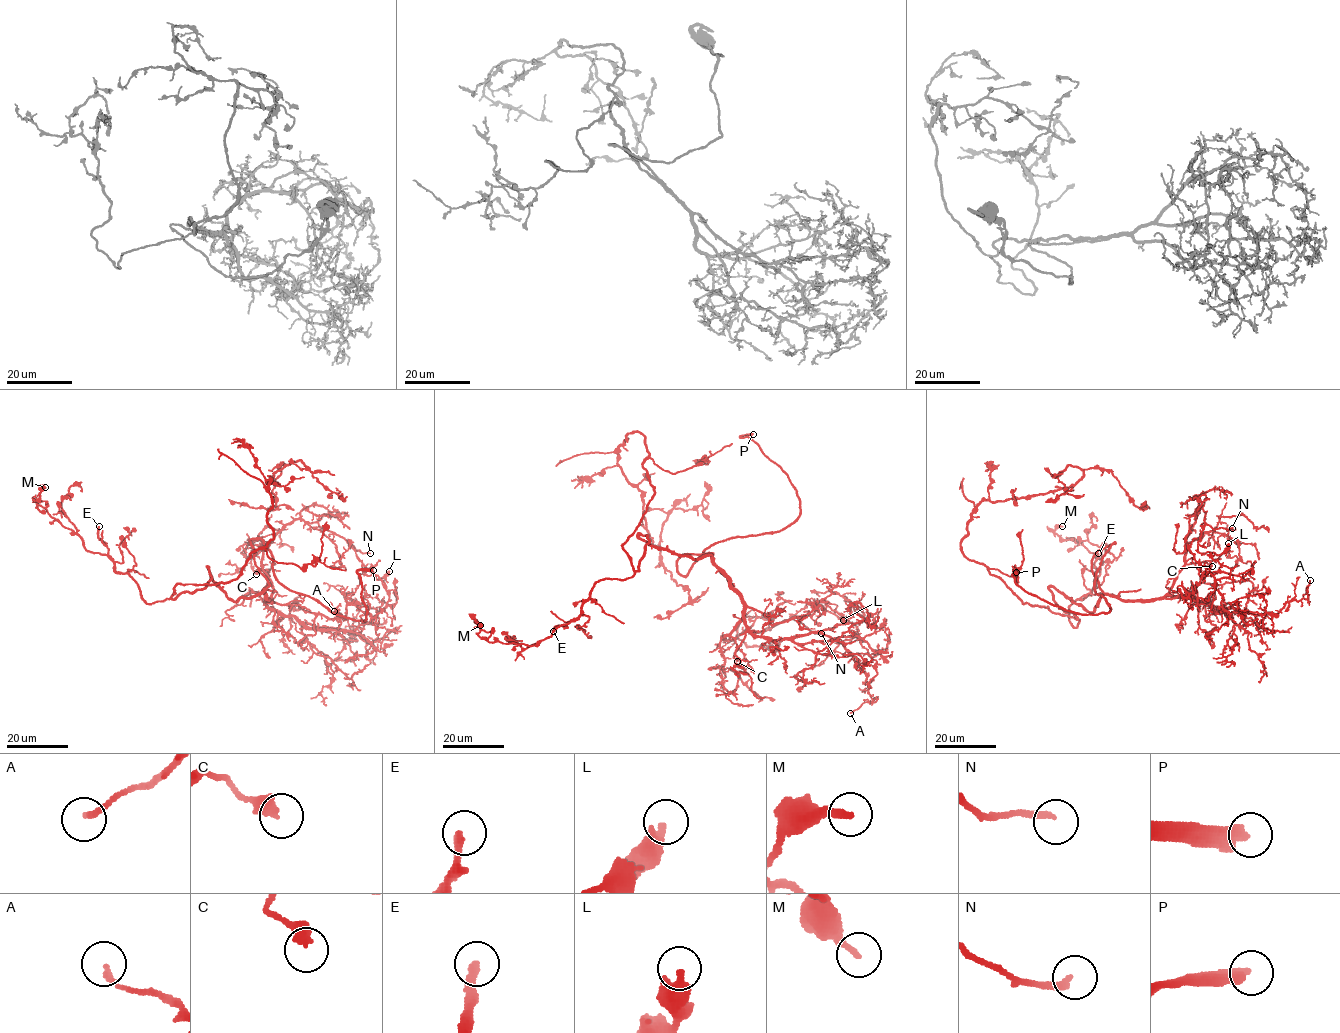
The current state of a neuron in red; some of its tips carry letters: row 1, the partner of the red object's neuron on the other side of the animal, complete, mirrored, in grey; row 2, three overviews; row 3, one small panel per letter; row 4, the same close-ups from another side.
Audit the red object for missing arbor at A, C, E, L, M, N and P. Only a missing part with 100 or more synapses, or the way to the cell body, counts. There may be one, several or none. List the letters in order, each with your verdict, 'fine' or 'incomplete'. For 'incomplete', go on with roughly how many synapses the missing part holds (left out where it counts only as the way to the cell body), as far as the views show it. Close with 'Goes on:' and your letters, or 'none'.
A: fine
C: fine
E: incomplete; 170 synapses
L: fine
M: fine
N: fine
P: incomplete
Goes on: E, P

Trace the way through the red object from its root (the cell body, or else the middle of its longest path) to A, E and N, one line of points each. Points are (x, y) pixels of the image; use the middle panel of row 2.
A: (639, 566), (640, 533), (710, 555), (756, 636), (839, 641), (872, 699), (850, 713)
E: (639, 566), (632, 576), (623, 580), (599, 580), (578, 616), (554, 627), (553, 631)
N: (639, 566), (640, 533), (711, 555), (743, 605), (720, 637), (730, 641), (790, 619), (821, 633)

